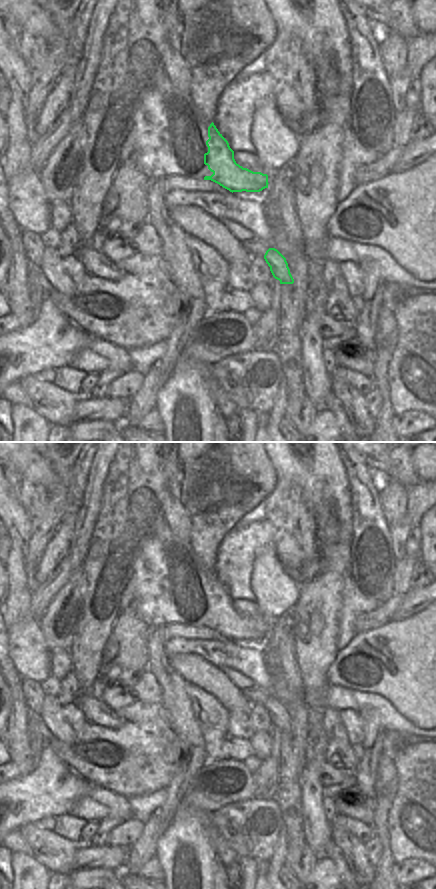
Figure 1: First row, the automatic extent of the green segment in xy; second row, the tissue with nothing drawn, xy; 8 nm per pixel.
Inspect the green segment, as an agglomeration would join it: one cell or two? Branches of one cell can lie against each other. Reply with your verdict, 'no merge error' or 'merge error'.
merge error

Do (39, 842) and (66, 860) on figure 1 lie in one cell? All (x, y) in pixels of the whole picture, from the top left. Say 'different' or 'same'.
same

